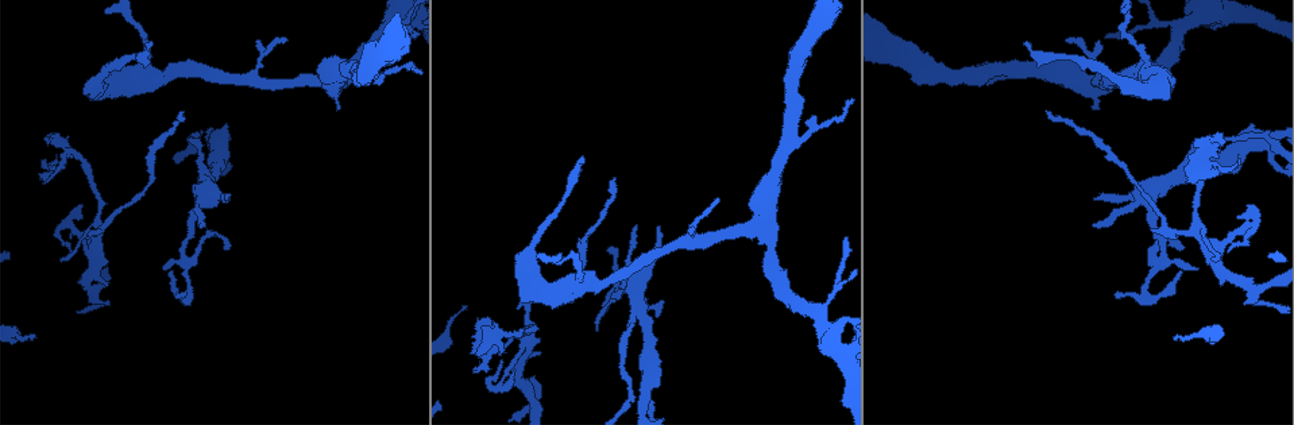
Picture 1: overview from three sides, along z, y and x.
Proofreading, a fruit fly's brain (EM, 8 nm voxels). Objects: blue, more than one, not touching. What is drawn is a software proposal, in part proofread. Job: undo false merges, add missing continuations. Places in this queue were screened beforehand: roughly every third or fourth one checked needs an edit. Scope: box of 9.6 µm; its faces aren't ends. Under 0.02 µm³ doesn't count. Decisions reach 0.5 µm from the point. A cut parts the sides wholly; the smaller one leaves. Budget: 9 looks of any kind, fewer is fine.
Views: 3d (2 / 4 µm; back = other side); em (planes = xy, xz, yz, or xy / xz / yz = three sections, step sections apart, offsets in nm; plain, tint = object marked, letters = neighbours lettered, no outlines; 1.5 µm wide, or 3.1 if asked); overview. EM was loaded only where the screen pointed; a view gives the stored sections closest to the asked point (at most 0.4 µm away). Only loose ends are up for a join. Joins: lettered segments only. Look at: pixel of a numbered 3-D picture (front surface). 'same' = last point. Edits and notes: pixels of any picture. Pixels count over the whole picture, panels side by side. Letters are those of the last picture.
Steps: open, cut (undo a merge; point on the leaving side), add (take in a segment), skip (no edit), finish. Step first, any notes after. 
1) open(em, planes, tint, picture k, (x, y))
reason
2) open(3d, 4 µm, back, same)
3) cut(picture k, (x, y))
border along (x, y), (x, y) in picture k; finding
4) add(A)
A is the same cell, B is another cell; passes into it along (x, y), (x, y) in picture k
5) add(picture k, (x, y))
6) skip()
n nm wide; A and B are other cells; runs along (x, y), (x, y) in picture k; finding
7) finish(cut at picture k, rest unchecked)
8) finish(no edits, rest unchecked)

open(em, planes, letters, picture 1, (633, 311))

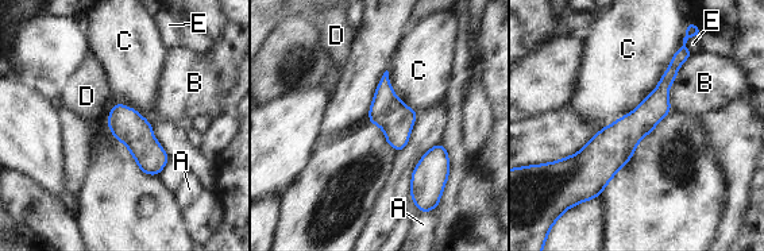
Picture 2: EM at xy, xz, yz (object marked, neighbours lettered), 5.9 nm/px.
skip()
C touches over 650 nm; A, B, C, D and E are other cells; border along (115, 103), (105, 119) in picture 2; all the same cell

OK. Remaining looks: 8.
open(em, yz, step 4, letters, picture 1, (1184, 248))

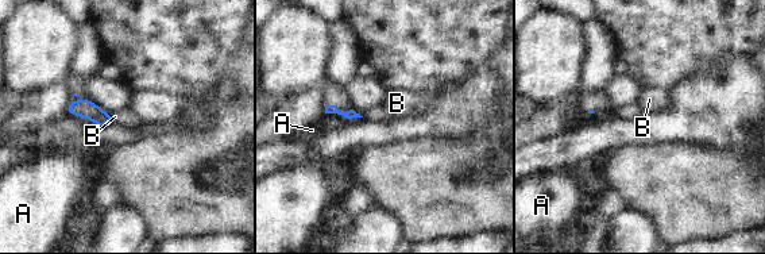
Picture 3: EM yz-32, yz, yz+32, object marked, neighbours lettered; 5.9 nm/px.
open(em, planes, letters, same)
another direction

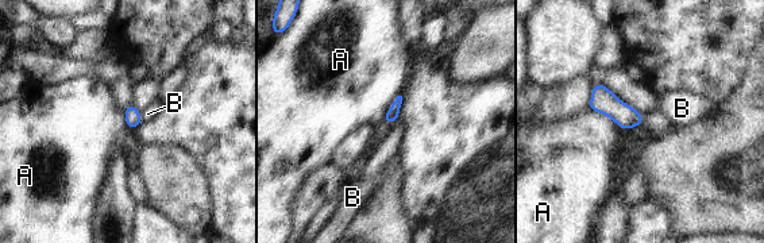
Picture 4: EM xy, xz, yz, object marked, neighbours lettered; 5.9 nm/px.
skip()
A and B are other cells; border along (602, 112), (609, 118) in picture 4; none of them fits

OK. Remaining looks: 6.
open(em, xy, step 8, tint, picture 1, (644, 397))

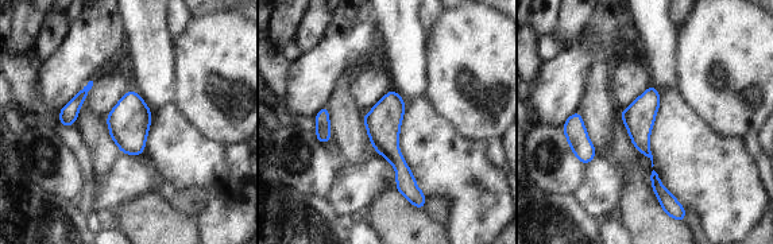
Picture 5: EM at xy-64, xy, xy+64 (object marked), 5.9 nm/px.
open(em, planes, letters, same)

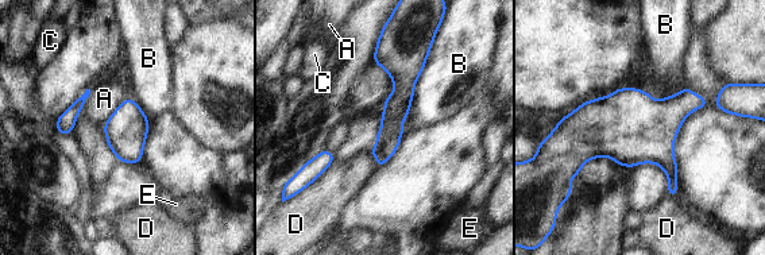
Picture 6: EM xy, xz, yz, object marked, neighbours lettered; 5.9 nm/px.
skip()
240 nm wide; A, B, C, D and E are other cells; runs along (385, 51), (401, 99), (379, 161) in picture 6; all the same cell

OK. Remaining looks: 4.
open(em, xz, step 4, tint, picture 1, (788, 138))
sharp bend

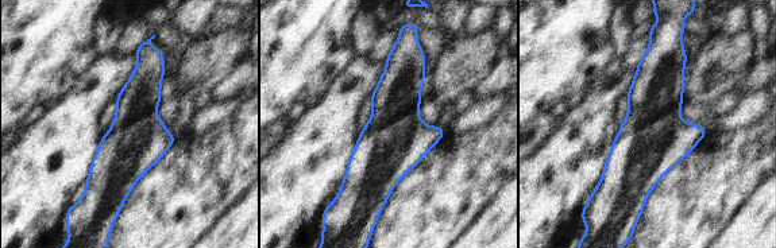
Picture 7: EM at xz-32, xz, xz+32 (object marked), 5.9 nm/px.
open(em, planes, letters, same)
cut it another way

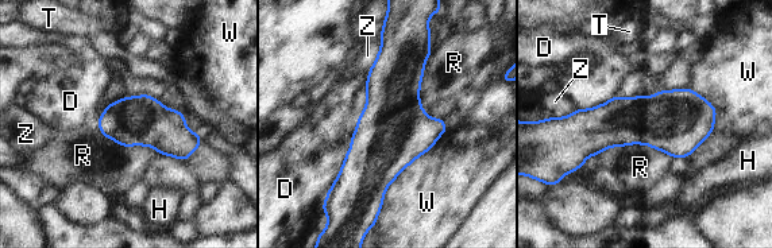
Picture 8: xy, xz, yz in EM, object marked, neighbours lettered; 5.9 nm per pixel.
skip()
300 nm wide; W touches over 650 nm; D, H, R, T, W and Z are other cells; continuous, no second cell

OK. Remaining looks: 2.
finish(no edits, rest unchecked)

